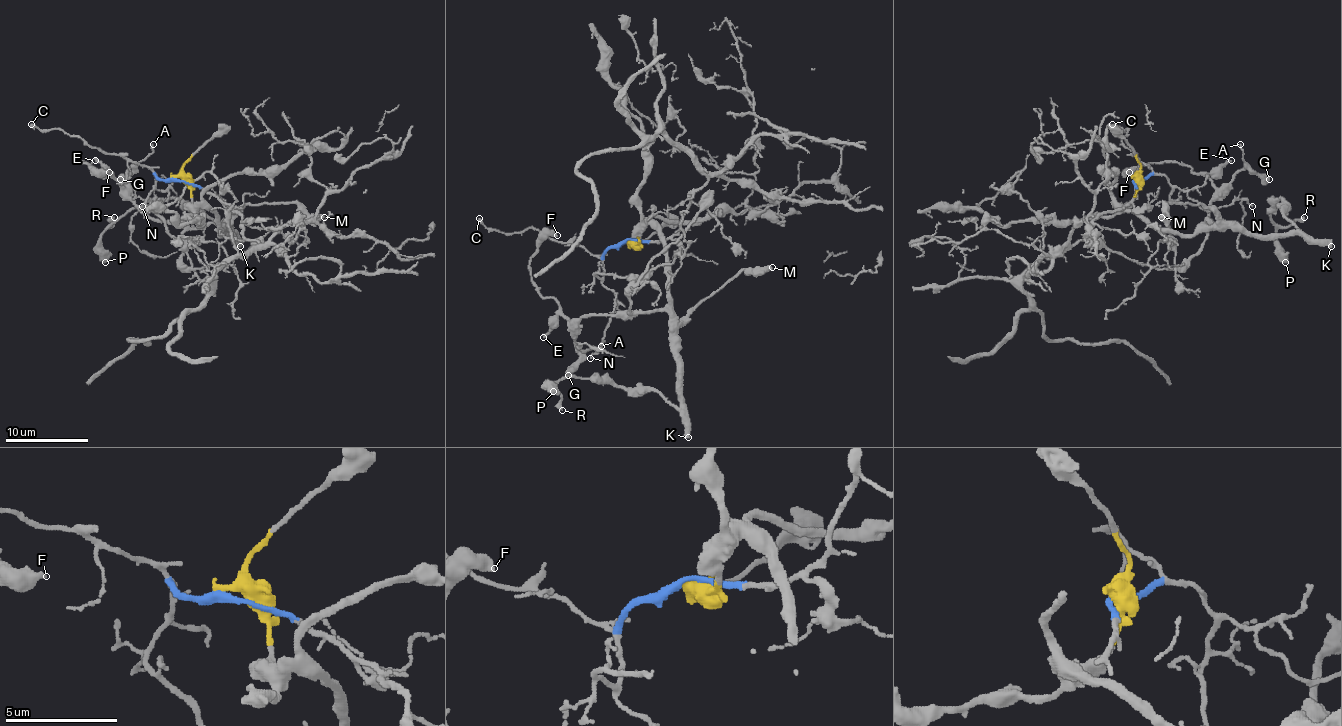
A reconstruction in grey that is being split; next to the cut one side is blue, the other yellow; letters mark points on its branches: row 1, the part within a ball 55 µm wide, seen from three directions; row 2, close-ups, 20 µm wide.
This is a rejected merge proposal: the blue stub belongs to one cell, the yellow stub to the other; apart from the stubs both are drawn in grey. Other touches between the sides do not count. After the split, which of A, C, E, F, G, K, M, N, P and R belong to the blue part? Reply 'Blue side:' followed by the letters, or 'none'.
Blue side: C, N

